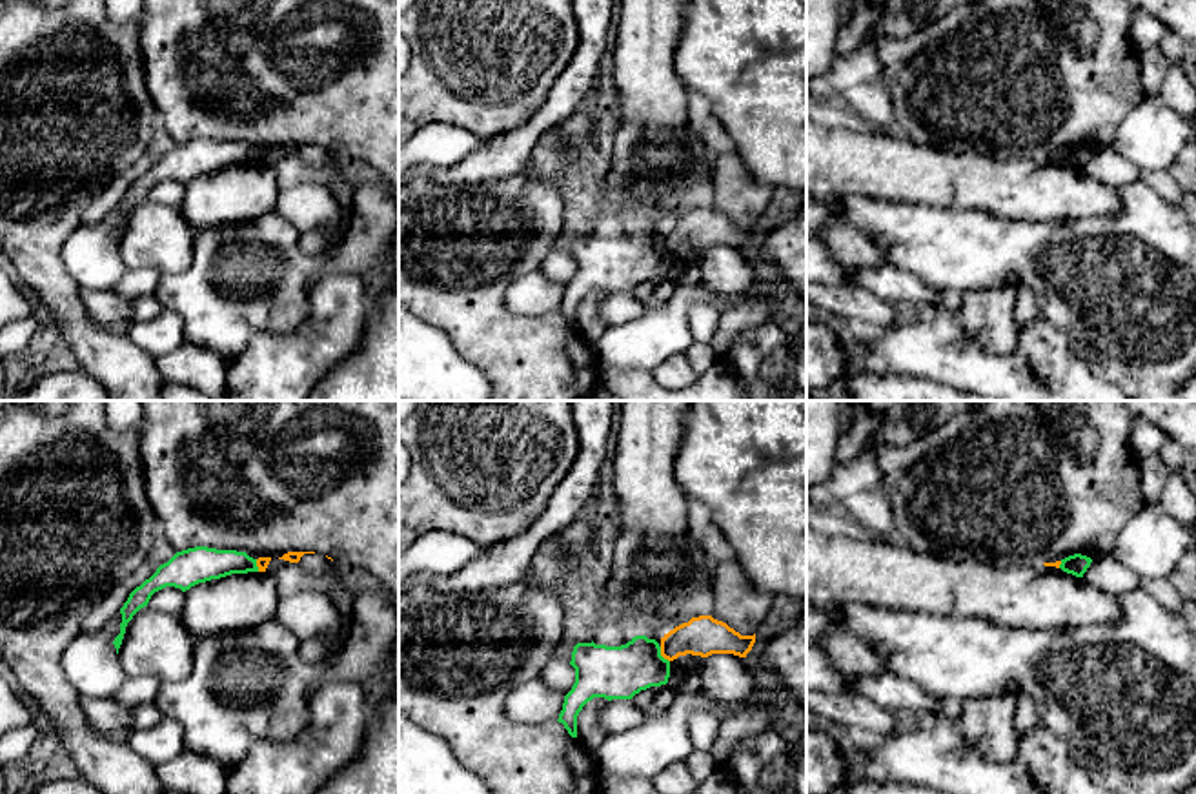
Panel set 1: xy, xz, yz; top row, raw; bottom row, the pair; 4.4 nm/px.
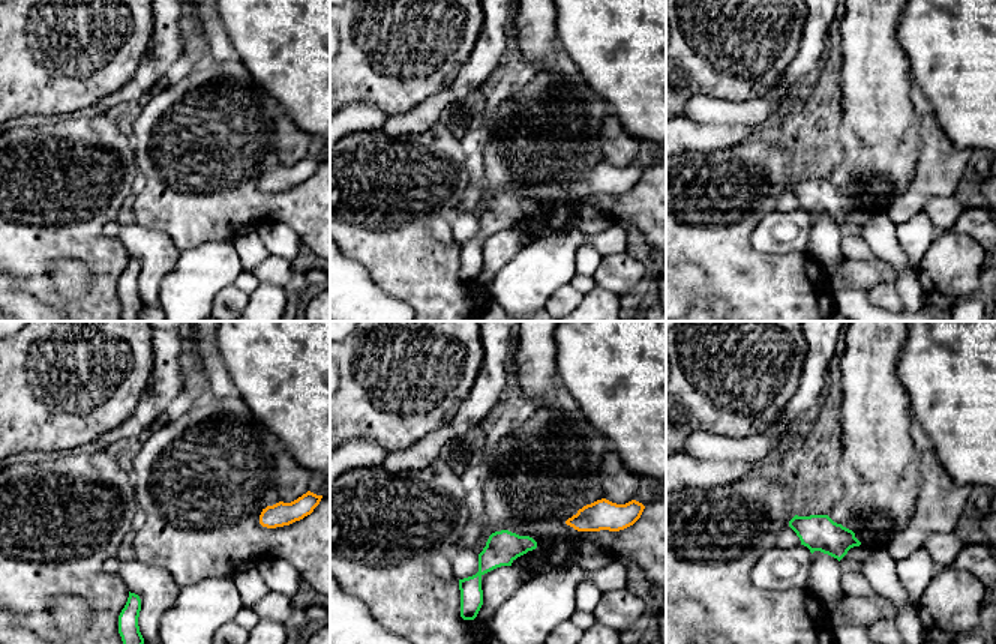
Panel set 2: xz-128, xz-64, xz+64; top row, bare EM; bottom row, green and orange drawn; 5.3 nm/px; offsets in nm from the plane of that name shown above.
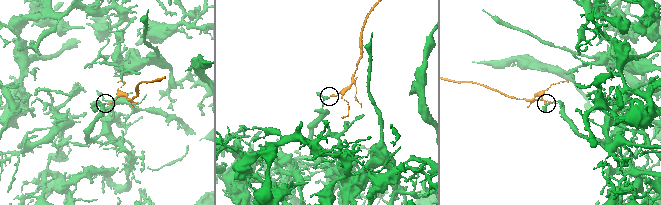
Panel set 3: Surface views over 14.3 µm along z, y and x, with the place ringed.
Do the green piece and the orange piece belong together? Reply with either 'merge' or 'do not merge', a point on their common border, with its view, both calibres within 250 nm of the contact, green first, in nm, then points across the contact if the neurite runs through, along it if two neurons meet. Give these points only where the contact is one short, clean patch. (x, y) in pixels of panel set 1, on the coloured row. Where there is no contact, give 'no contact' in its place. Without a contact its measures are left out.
do not merge | xz (659, 654) | 240/180 nm | along xz (659, 647), (659, 652), (668, 661)

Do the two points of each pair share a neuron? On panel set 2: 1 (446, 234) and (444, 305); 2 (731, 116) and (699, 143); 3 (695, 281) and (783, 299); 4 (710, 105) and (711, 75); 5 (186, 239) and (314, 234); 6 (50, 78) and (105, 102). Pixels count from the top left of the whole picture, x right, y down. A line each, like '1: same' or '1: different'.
1: different
2: different
3: different
4: different
5: same
6: different

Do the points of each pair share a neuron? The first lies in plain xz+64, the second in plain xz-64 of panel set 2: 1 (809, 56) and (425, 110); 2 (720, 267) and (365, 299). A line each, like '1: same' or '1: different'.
1: same
2: different

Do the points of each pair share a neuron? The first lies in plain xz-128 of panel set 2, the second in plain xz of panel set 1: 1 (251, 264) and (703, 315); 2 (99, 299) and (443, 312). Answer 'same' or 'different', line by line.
1: same
2: same

